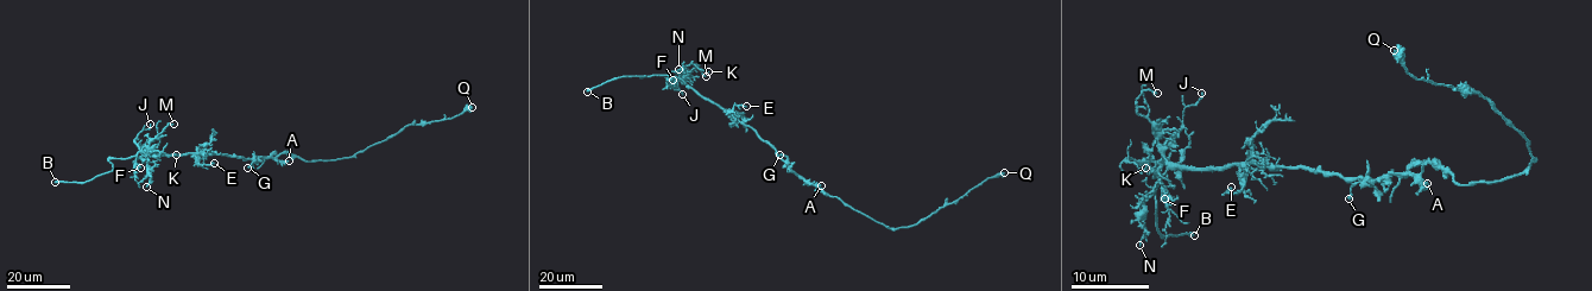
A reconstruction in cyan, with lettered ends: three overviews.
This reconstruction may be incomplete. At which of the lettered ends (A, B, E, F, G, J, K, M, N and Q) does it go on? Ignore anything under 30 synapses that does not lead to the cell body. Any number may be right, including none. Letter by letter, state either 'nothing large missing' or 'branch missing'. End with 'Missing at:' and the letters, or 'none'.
A: nothing large missing
B: branch missing
E: nothing large missing
F: nothing large missing
G: nothing large missing
J: nothing large missing
K: nothing large missing
M: nothing large missing
N: nothing large missing
Q: nothing large missing
Missing at: B

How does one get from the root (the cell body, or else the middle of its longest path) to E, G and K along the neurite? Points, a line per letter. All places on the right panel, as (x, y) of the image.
E: (1388, 174), (1376, 178), (1344, 178), (1306, 168), (1251, 163), (1240, 171), (1240, 189), (1227, 193), (1231, 187)
G: (1388, 174), (1373, 181), (1358, 181), (1350, 189), (1349, 198)
K: (1388, 174), (1376, 178), (1344, 178), (1306, 168), (1258, 163), (1168, 168), (1125, 159), (1139, 169), (1145, 168)

